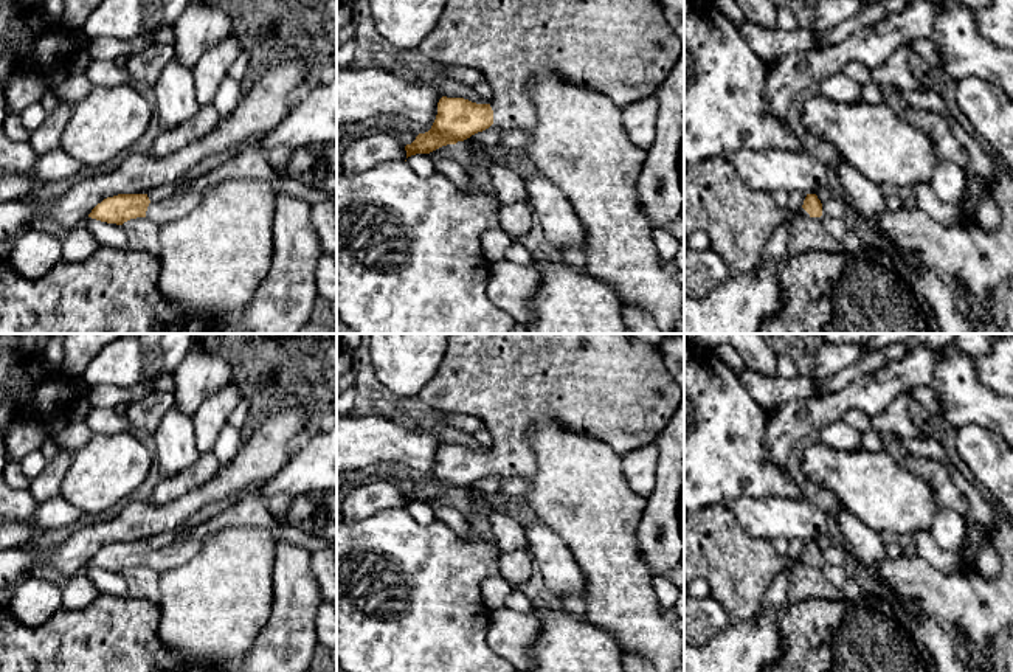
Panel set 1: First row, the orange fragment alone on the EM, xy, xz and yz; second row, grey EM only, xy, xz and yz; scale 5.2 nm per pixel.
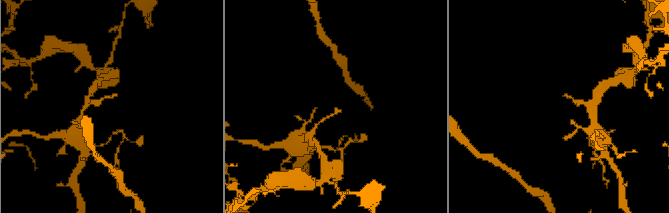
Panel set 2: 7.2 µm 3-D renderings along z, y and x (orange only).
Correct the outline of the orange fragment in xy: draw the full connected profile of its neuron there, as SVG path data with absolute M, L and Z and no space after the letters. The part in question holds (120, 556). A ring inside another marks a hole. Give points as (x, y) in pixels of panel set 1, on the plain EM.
M186 539L155 549L150 549L147 542L118 542L98 551L88 565L116 573L146 565L157 573L164 573L189 562L200 549L202 542Z

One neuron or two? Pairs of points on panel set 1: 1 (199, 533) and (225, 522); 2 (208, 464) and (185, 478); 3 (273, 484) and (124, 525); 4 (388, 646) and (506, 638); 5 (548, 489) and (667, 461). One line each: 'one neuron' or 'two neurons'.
1: one neuron
2: one neuron
3: two neurons
4: two neurons
5: two neurons

